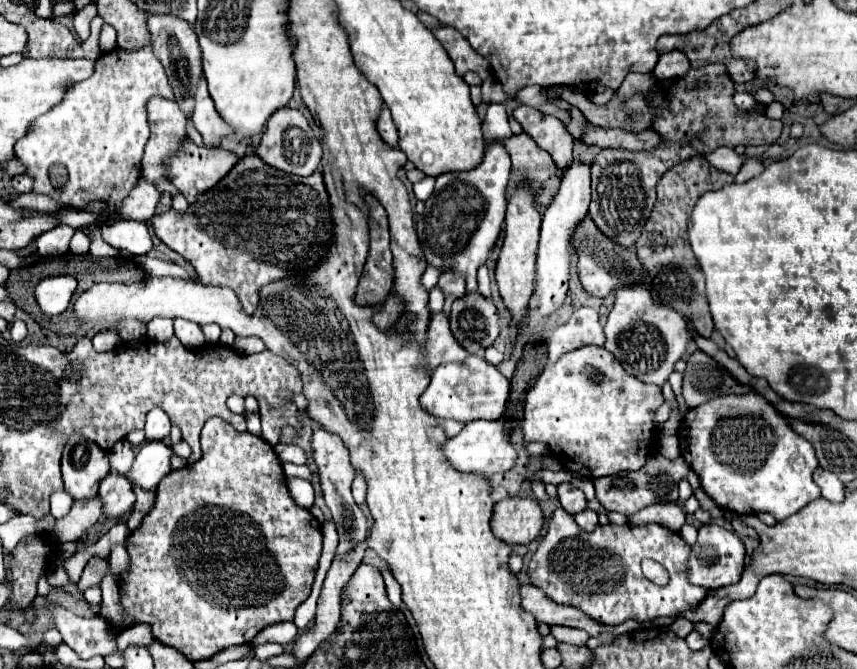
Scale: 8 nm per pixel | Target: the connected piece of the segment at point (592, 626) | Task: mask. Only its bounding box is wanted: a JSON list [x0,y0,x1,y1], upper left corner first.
[521,584,639,636]

